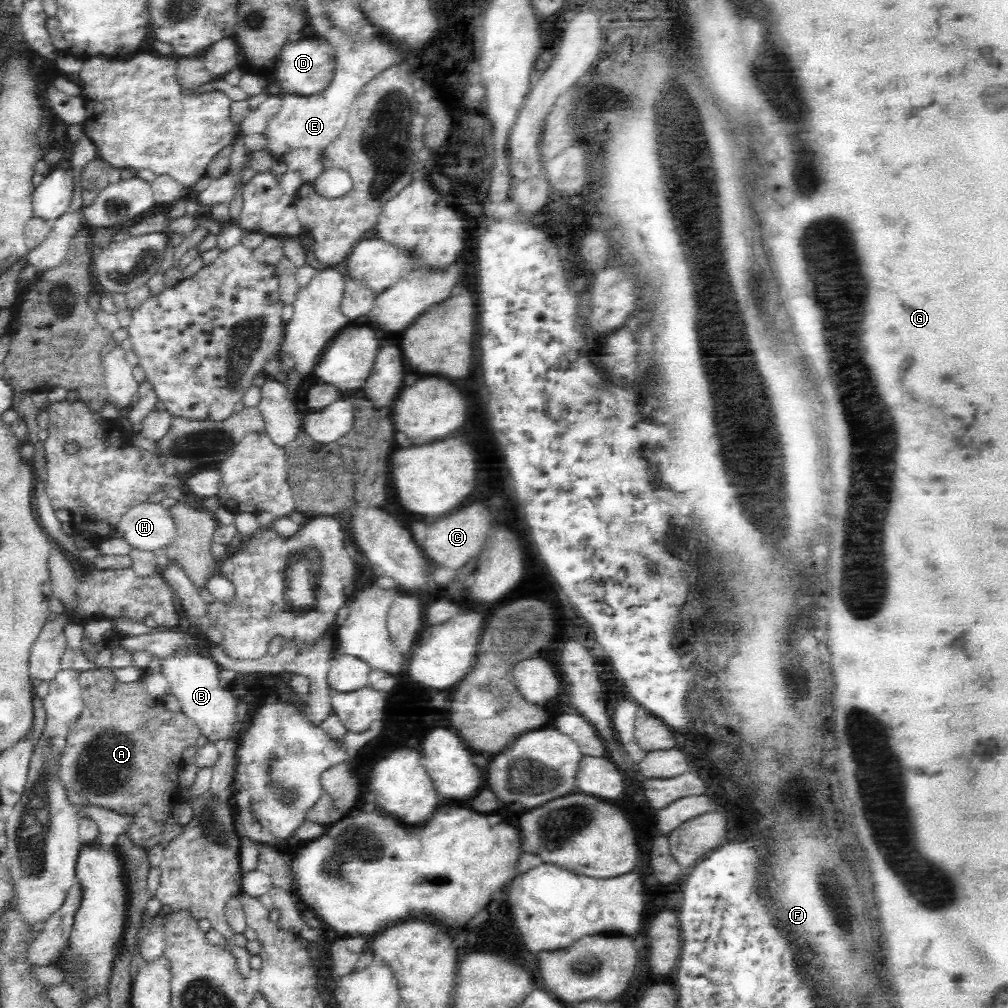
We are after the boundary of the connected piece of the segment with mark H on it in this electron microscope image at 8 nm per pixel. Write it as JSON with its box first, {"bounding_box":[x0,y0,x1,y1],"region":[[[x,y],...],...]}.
{"bounding_box":[116,501,176,551],"region":[[[146,501],[131,506],[122,515],[116,535],[134,548],[155,551],[172,542],[176,528],[166,507]]]}

